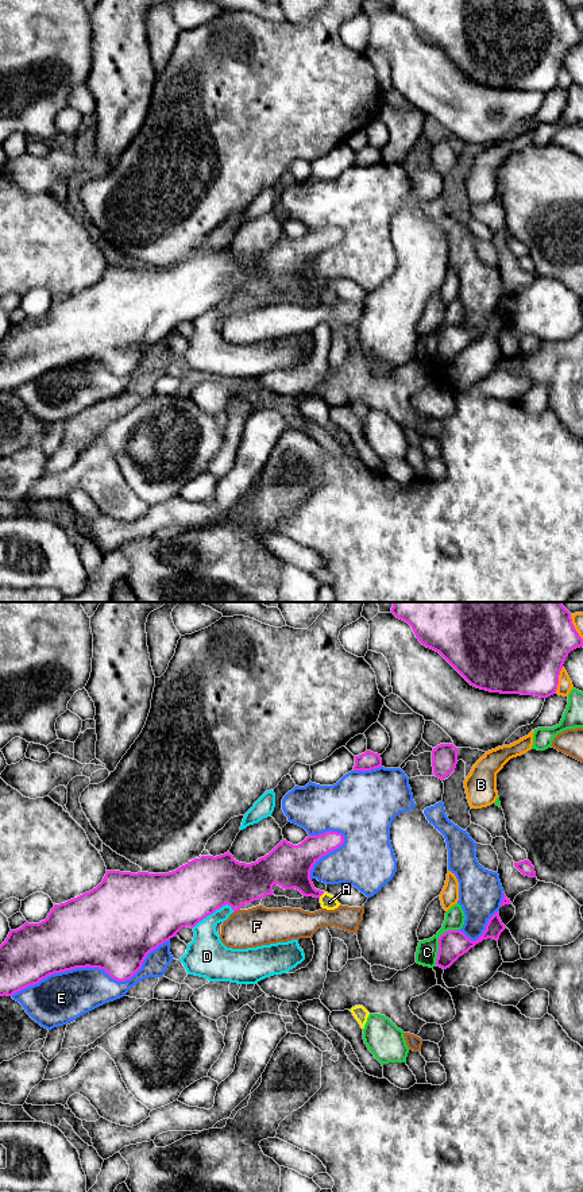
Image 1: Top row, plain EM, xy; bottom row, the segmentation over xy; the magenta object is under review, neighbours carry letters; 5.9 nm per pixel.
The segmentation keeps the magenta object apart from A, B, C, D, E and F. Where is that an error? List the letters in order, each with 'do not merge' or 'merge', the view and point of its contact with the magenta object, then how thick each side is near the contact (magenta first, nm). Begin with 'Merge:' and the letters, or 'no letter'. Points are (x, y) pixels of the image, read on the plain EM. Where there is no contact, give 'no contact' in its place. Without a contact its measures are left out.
Merge: A
A: merge | xy (321, 289) | 260/90 nm
B: do not merge | xy (558, 76) | 460/90 nm
C: do not merge | xy (439, 336) | 170/130 nm
D: do not merge | xy (213, 307) | 340/220 nm
E: do not merge | xy (92, 362) | 480/300 nm
F: do not merge | xy (236, 305) | 320/240 nm

